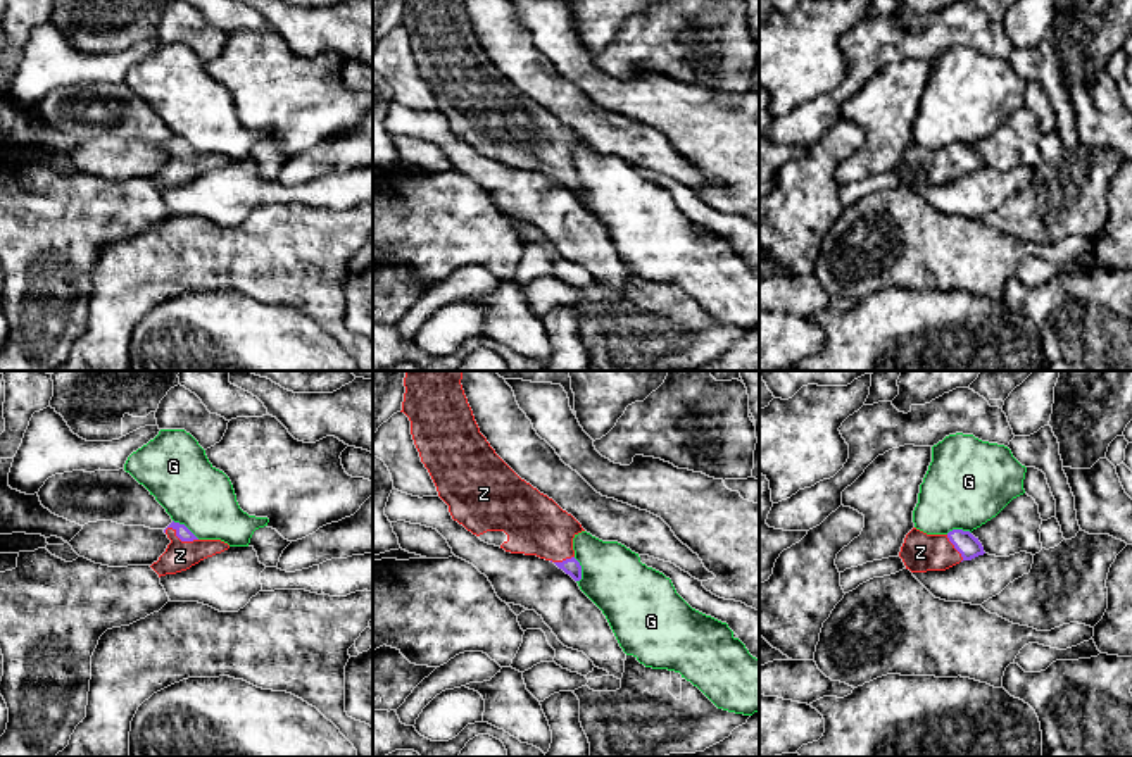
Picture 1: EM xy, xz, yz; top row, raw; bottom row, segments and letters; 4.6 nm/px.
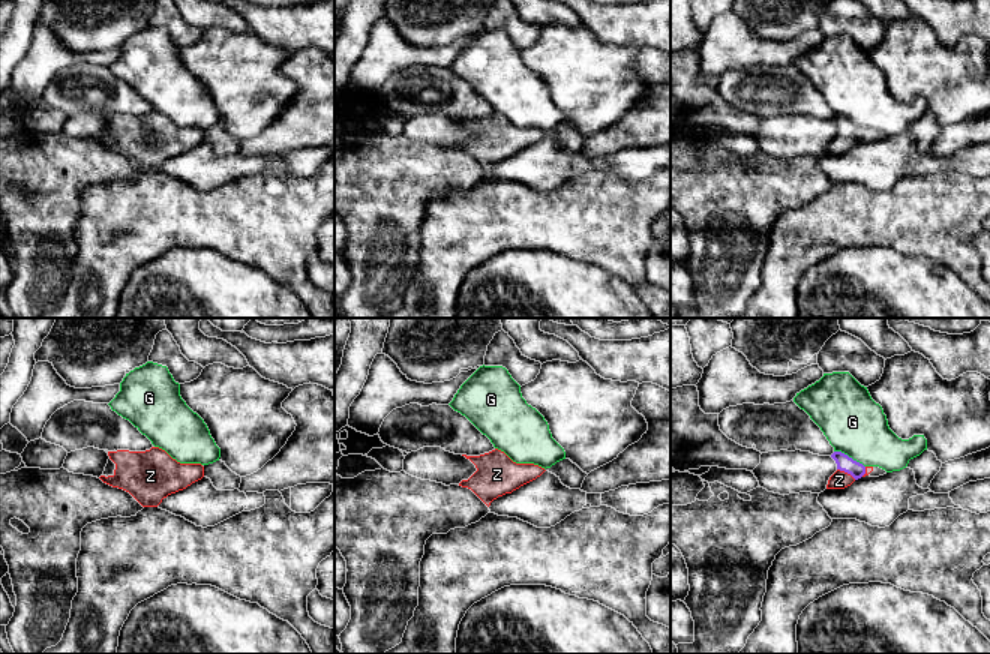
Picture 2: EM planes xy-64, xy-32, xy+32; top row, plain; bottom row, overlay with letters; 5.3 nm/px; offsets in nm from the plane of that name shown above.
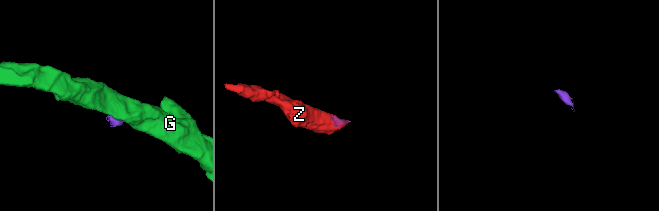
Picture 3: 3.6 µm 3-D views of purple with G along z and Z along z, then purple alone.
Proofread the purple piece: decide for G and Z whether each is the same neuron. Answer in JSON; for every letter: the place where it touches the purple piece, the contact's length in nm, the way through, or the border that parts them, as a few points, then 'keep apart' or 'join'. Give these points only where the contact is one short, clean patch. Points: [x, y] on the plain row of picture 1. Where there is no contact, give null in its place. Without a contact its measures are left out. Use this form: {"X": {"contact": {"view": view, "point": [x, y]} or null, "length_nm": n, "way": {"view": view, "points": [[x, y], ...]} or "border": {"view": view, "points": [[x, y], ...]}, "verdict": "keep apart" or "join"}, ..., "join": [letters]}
{"G": {"contact": {"view": "xy", "point": [185, 140]}, "length_nm": 160, "border": {"view": "xy", "points": [[173, 133], [185, 138], [199, 152]]}, "verdict": "keep apart"}, "Z": {"contact": {"view": "xy", "point": [180, 152]}, "length_nm": 170, "way": {"view": "xy", "points": [[183, 147], [180, 152], [180, 169]]}, "verdict": "join"}, "join": ["Z"]}

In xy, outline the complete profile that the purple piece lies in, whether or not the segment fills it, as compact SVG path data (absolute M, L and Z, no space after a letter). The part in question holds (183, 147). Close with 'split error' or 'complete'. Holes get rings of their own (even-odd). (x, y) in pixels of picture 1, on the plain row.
M171 136L164 147L171 153L166 166L150 181L160 190L190 183L200 174L230 162L221 153L198 153L185 138Z; split error

